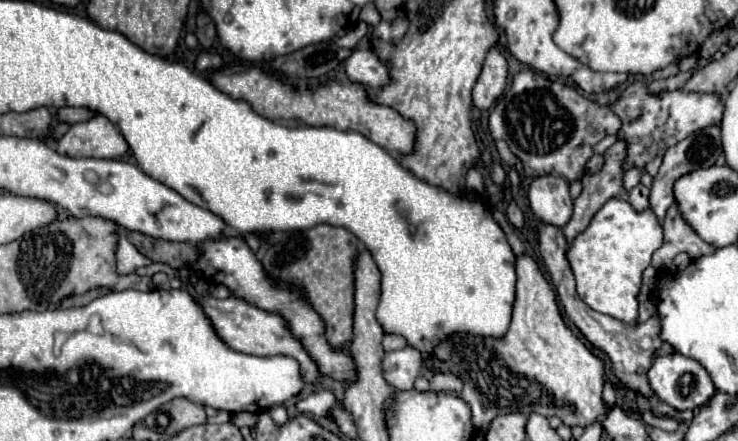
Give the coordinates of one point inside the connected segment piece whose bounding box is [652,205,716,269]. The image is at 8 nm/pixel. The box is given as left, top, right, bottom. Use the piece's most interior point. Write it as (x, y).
(680, 238)

